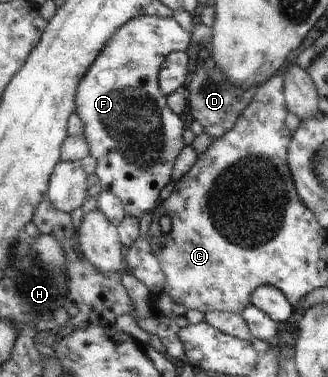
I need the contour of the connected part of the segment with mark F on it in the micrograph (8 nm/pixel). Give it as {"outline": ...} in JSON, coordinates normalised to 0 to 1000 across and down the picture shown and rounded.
{"outline":[[[418,42],[354,80],[238,228],[229,302],[247,316],[256,366],[274,385],[274,414],[293,419],[287,459],[314,504],[354,515],[372,531],[390,570],[421,584],[433,584],[445,562],[470,557],[494,504],[524,477],[543,414],[570,387],[561,382],[567,329],[518,286],[509,255],[491,236],[488,202],[506,151],[527,138],[582,138],[585,122],[585,95],[530,48]]]}

